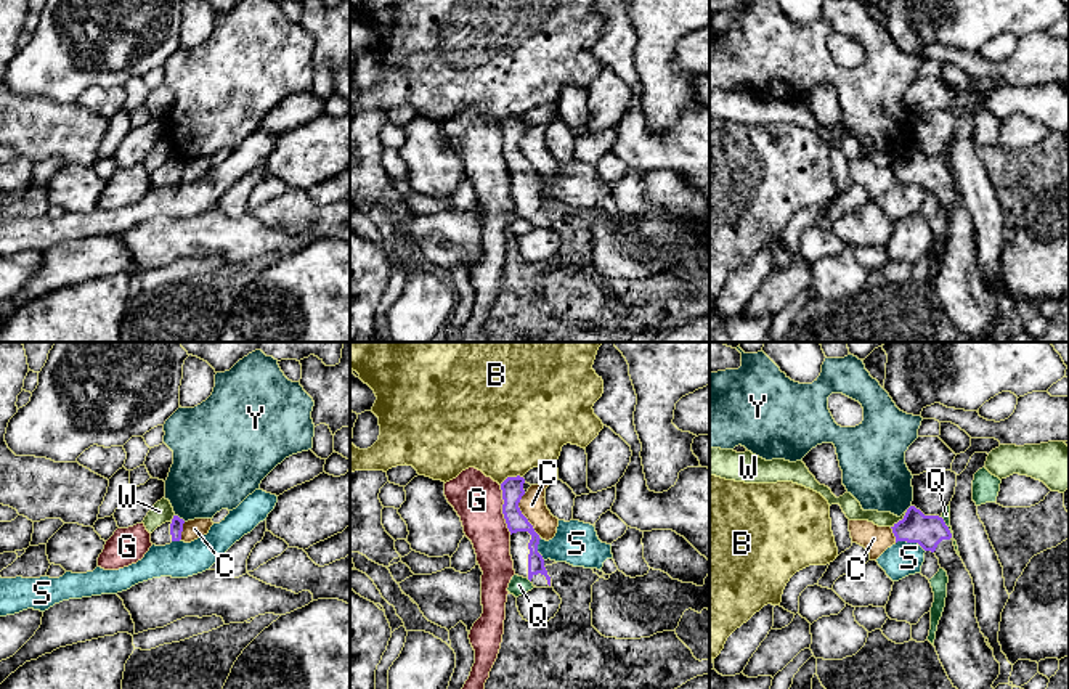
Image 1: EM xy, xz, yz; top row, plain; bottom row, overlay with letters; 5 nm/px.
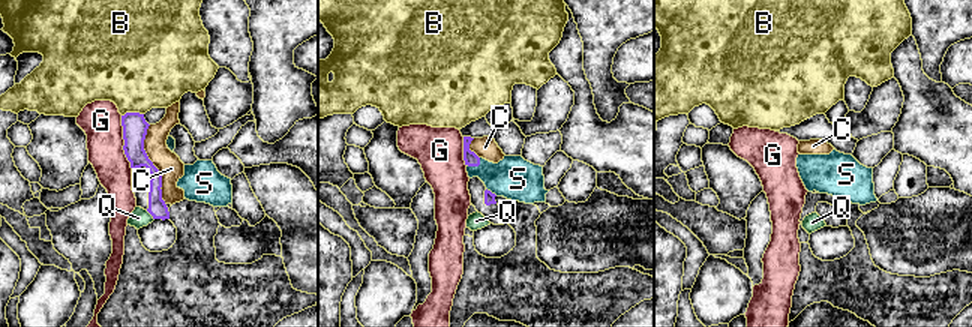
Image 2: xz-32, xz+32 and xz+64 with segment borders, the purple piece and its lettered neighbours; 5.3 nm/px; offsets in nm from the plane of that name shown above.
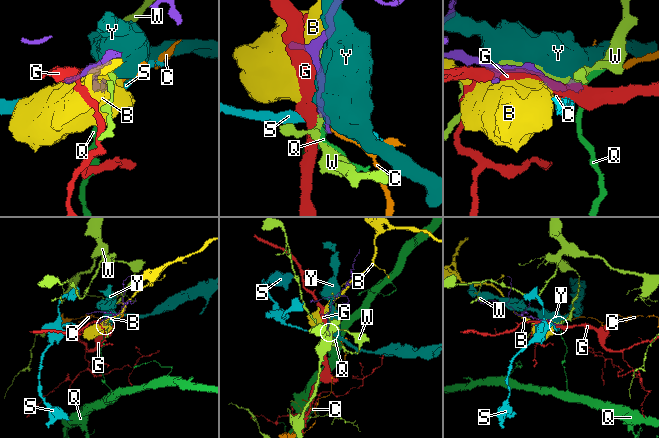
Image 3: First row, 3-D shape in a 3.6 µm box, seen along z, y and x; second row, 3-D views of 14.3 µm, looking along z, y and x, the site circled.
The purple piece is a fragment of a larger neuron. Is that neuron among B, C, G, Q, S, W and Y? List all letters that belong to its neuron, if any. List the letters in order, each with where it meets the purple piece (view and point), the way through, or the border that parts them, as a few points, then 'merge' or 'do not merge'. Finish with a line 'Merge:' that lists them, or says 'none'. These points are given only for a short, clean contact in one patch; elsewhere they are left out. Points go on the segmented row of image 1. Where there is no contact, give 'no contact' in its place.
B: contact xz (511, 477); do not merge
C: contact xz (522, 514); border xz (524, 493), (519, 509), (540, 535); do not merge
G: contact xz (503, 509); do not merge
Q: contact yz (947, 527); border yz (941, 516), (952, 537); do not merge
S: contact yz (910, 542); border yz (896, 542), (915, 542), (925, 551); do not merge
W: contact yz (899, 521); do not merge
Y: contact xy (178, 517); do not merge
Merge: none

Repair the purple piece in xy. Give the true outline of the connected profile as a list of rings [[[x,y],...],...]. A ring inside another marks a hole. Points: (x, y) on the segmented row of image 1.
[[[173,516],[170,522],[162,524],[151,533],[151,543],[156,546],[165,546],[170,544],[172,541],[180,541],[183,524],[185,524],[183,519]]]

